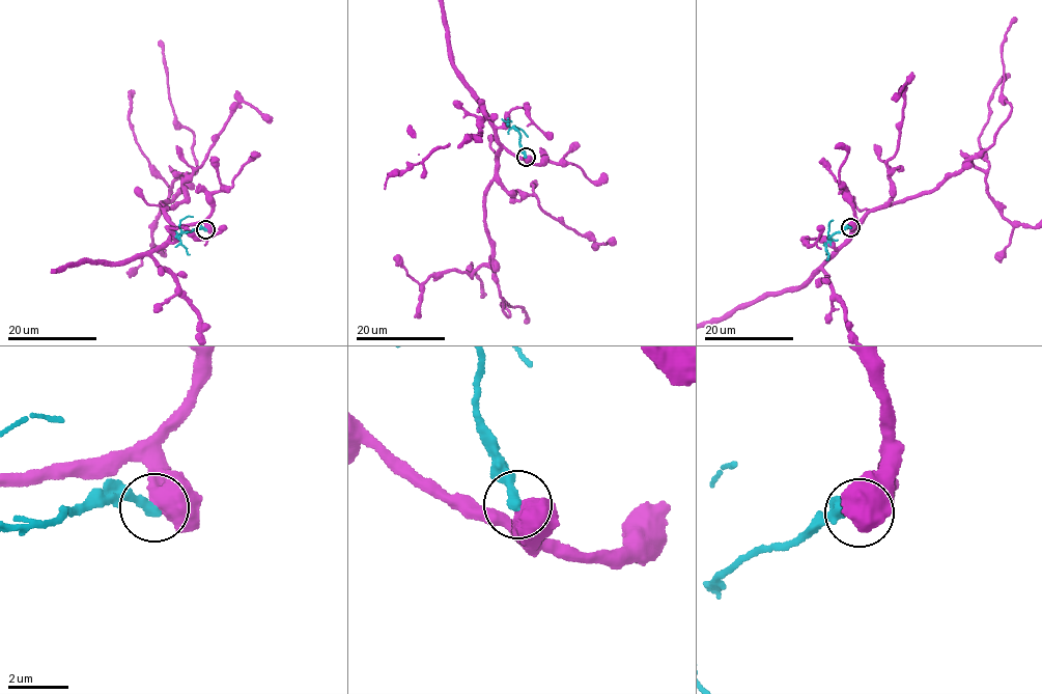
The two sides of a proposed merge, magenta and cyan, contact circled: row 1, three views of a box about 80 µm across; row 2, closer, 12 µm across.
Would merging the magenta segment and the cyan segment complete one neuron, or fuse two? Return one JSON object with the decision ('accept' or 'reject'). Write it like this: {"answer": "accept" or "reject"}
{"answer": "reject"}

